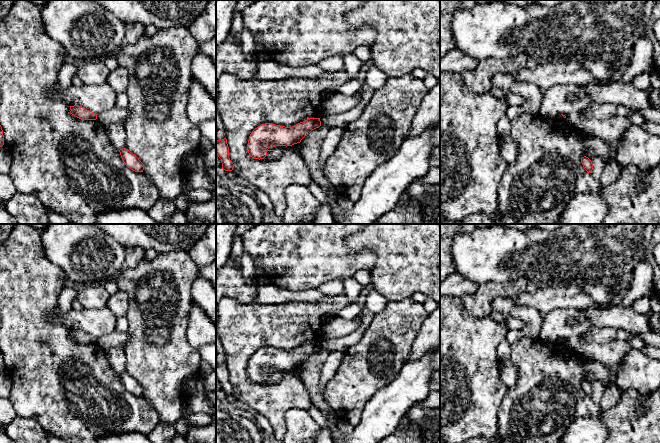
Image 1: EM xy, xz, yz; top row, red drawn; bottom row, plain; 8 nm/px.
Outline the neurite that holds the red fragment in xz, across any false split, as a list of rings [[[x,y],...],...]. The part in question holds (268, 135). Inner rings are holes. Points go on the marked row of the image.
[[[308,118],[292,127],[272,123],[262,124],[255,128],[249,136],[248,153],[254,159],[264,159],[269,148],[287,147],[300,143],[312,130],[320,126],[320,118]]]

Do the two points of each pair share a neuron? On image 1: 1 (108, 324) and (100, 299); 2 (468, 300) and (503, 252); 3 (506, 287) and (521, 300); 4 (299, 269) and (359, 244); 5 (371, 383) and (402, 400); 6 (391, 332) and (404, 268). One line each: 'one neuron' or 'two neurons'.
1: two neurons
2: two neurons
3: two neurons
4: two neurons
5: two neurons
6: two neurons

